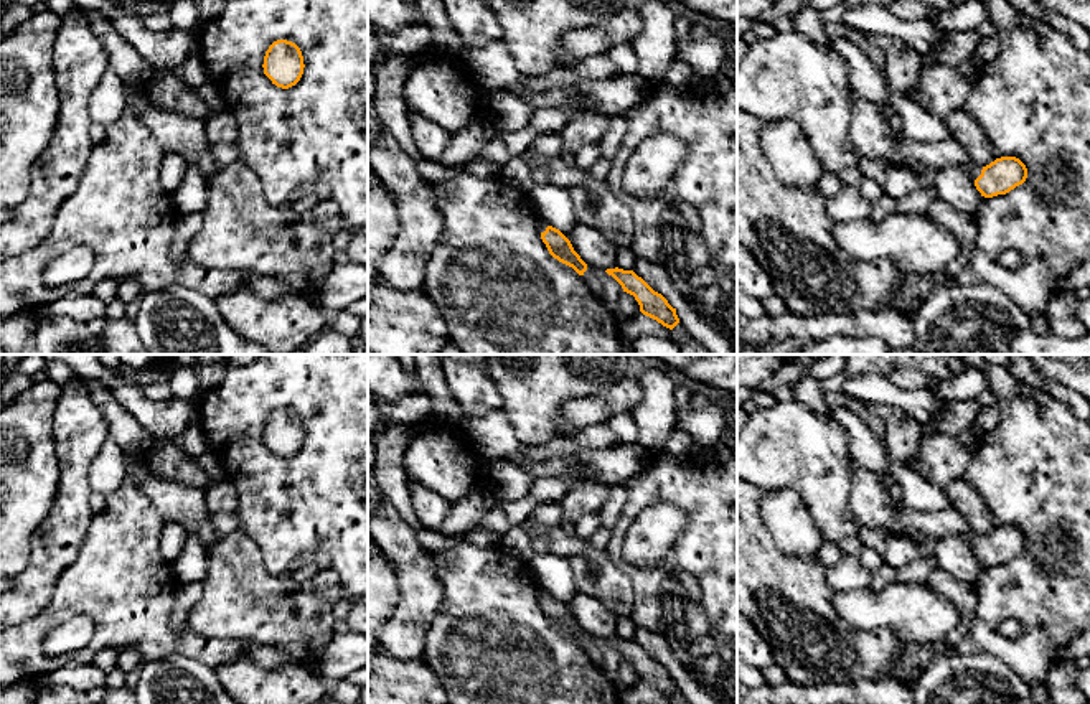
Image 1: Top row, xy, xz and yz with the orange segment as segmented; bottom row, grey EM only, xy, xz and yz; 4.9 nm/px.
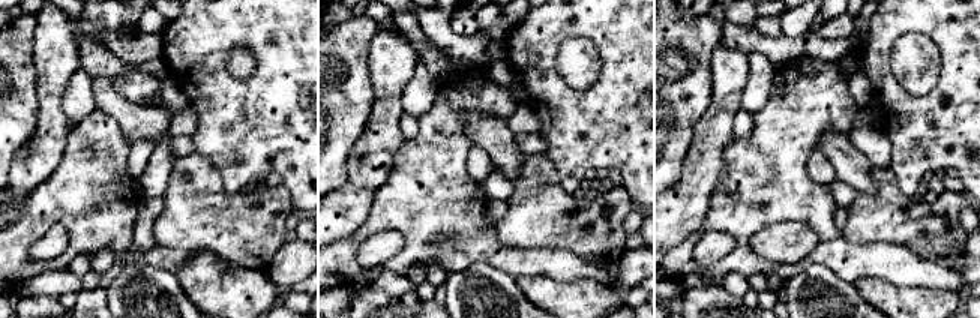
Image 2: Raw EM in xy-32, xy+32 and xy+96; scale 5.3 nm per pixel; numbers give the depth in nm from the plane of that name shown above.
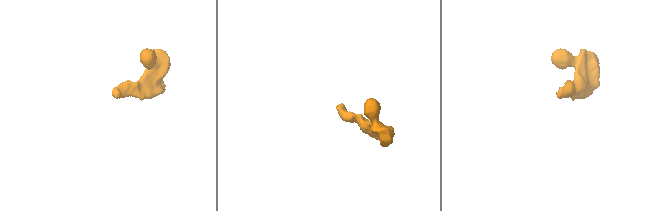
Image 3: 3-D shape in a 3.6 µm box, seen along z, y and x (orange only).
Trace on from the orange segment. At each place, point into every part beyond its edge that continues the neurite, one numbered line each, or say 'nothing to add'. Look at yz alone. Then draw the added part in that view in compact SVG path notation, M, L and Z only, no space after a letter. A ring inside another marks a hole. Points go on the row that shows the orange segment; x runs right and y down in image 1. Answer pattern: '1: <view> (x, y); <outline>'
1: yz (869, 136); M853 89L849 145L859 157L889 160L892 165L914 163L928 173L955 165L965 167L973 183L983 170L953 138L938 143L919 143L905 137L894 140L877 106Z

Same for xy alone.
nothing to add

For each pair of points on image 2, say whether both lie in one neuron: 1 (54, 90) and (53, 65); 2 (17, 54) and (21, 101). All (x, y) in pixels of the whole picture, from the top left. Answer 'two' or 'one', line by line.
1: one
2: one

